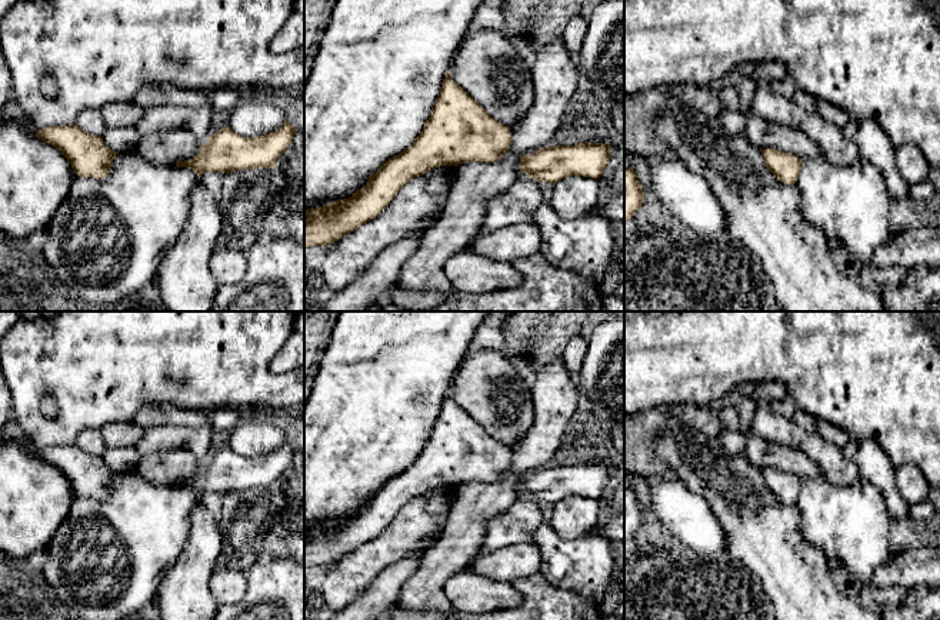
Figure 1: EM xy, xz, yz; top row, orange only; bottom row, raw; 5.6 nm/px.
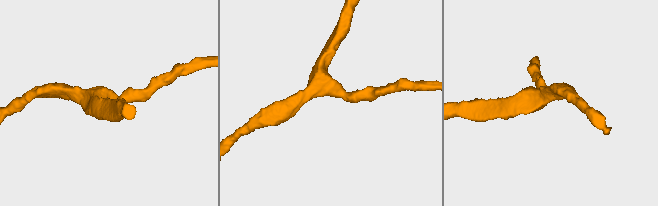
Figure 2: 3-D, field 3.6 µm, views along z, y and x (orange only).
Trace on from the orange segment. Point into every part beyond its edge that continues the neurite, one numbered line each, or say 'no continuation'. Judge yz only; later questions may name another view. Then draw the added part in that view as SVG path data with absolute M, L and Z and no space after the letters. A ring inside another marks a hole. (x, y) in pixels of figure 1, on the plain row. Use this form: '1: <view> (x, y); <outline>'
no continuation

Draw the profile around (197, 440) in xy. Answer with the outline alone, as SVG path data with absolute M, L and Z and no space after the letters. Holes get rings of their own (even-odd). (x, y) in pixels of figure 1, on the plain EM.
M159 426L146 430L144 436L136 443L134 447L141 456L173 449L187 450L194 454L203 466L210 459L213 436L214 430L209 426Z

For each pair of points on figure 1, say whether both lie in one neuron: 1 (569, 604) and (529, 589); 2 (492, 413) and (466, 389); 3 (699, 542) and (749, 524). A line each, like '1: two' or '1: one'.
1: one
2: one
3: two

